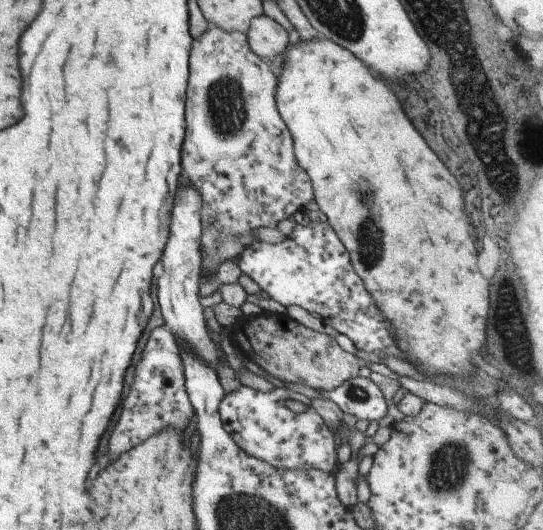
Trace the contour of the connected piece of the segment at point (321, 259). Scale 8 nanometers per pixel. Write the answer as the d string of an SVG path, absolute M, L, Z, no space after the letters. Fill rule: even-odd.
M310 221L307 226L296 223L292 232L286 235L284 240L279 243L254 241L248 247L243 248L238 258L238 266L242 273L250 276L278 304L282 304L284 307L296 304L300 308L308 310L309 313L316 312L316 314L320 314L324 322L331 323L334 330L350 338L357 349L372 352L372 354L385 354L386 356L394 356L394 358L405 358L404 351L399 347L391 331L391 324L379 311L371 294L366 290L364 281L358 276L358 273L352 266L349 252L338 236L336 236L329 221Z

